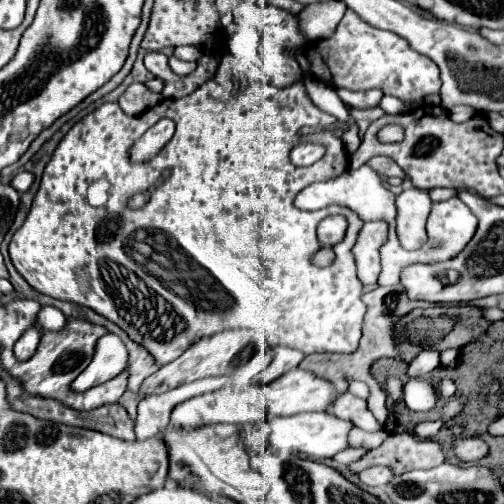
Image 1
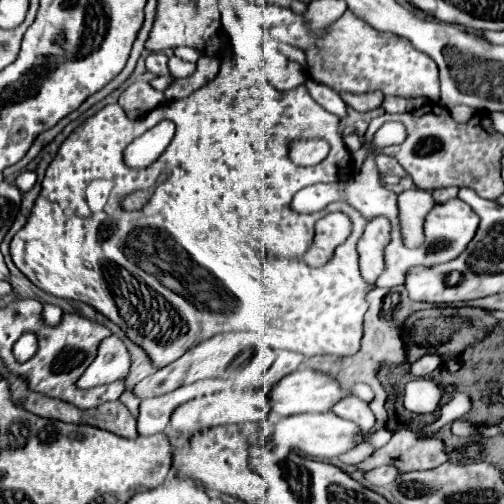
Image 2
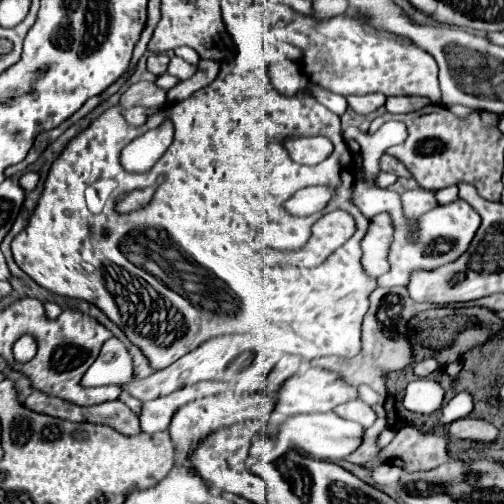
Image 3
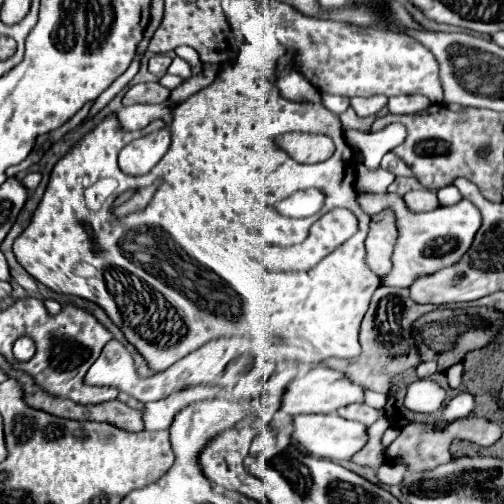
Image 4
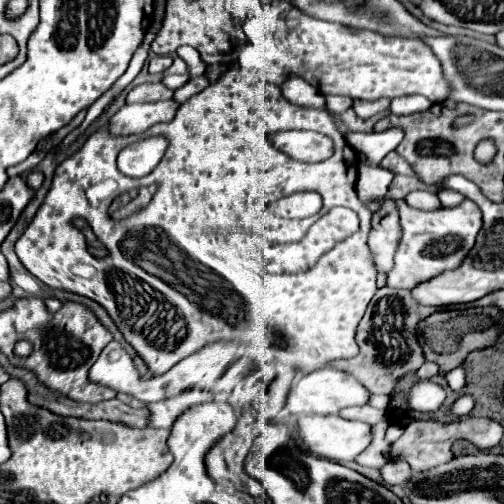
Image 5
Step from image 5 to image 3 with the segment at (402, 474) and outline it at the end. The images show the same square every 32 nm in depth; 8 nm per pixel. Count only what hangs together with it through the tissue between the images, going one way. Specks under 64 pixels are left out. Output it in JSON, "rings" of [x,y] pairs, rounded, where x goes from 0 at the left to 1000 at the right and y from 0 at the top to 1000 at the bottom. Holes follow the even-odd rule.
{"rings":[[[758,921],[738,933],[738,960],[742,964],[774,964],[794,948],[798,933],[778,925],[778,921]]]}

